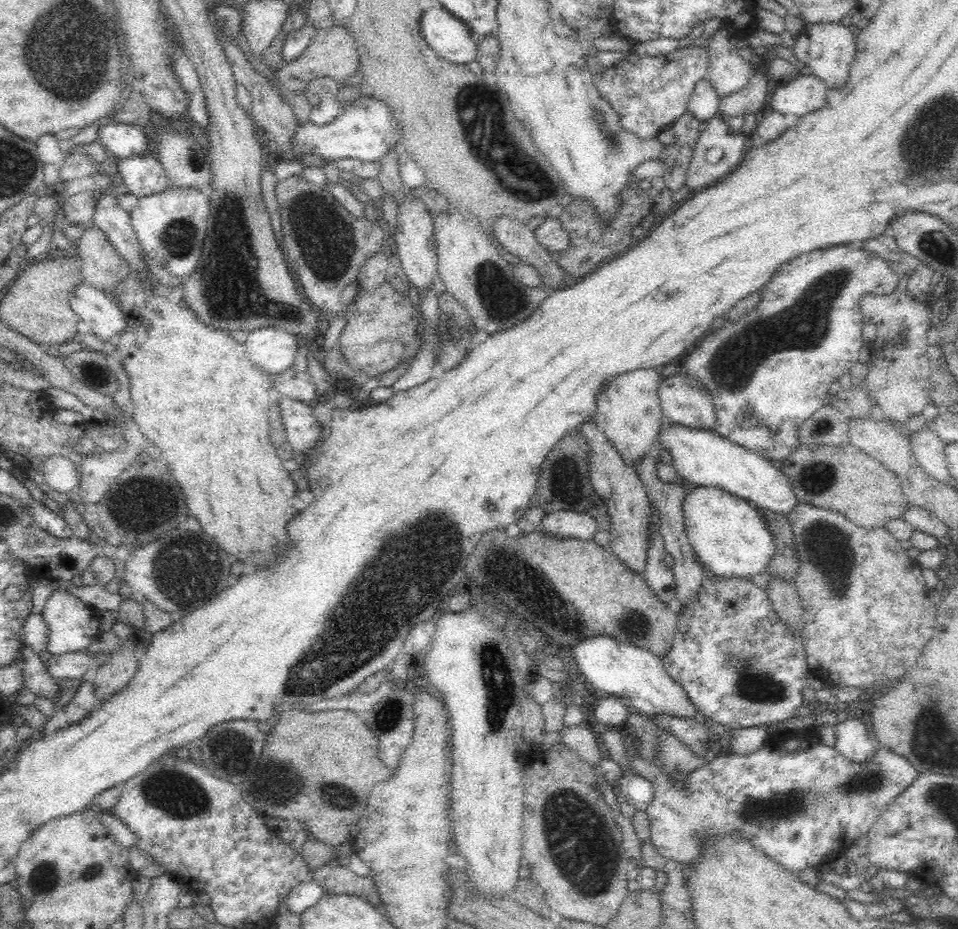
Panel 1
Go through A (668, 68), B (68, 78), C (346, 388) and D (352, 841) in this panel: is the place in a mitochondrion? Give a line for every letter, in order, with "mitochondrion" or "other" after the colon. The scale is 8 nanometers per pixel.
A: other
B: mitochondrion
C: other
D: other

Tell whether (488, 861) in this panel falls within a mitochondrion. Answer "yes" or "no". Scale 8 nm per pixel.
no

